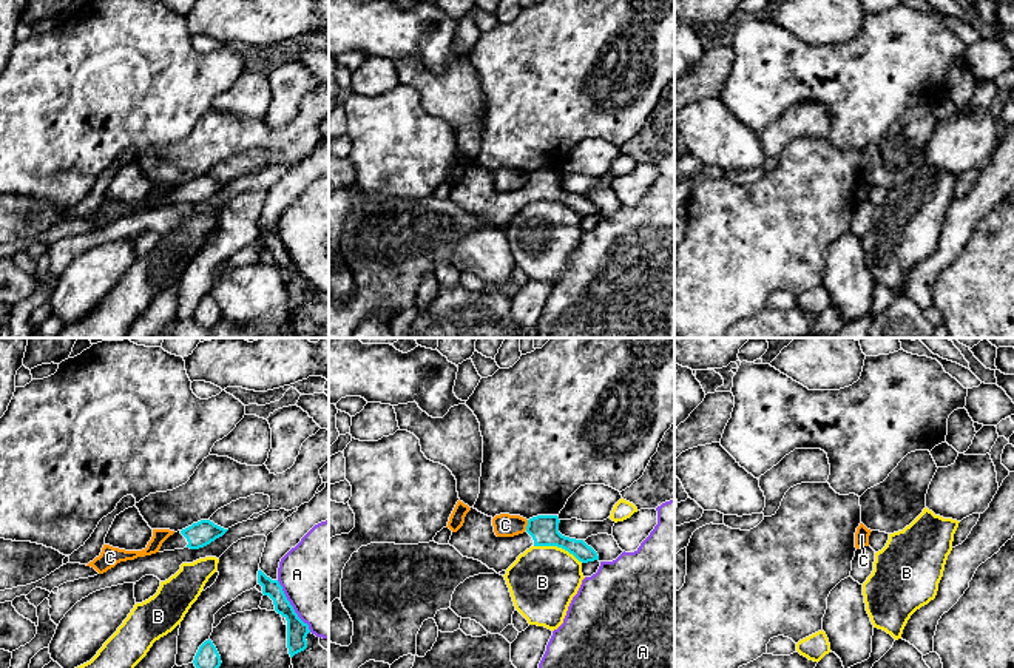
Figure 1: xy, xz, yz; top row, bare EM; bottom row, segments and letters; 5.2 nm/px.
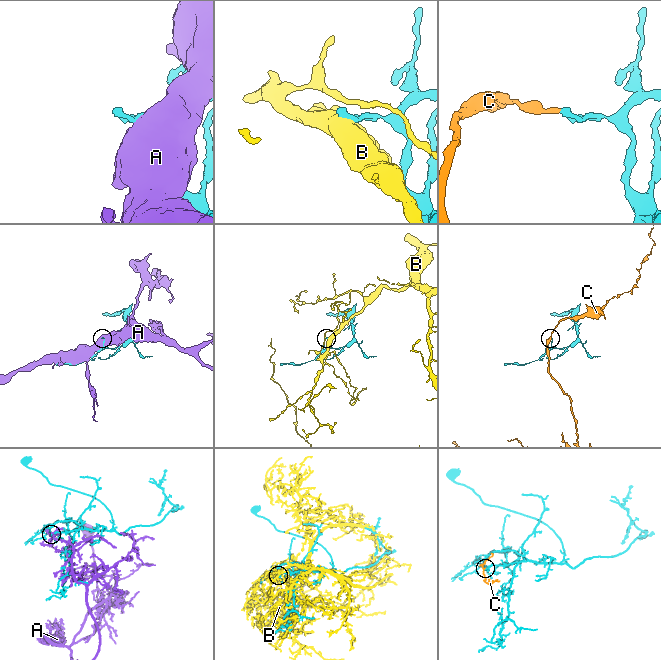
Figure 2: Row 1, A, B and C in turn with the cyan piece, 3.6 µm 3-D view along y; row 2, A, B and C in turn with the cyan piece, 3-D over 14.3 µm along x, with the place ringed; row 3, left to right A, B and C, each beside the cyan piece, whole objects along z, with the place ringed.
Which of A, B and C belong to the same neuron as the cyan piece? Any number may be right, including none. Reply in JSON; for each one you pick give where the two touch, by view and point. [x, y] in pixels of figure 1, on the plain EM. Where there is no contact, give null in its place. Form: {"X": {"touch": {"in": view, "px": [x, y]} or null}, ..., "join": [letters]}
{"join": []}

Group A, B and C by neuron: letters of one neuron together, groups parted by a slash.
A / B / C

